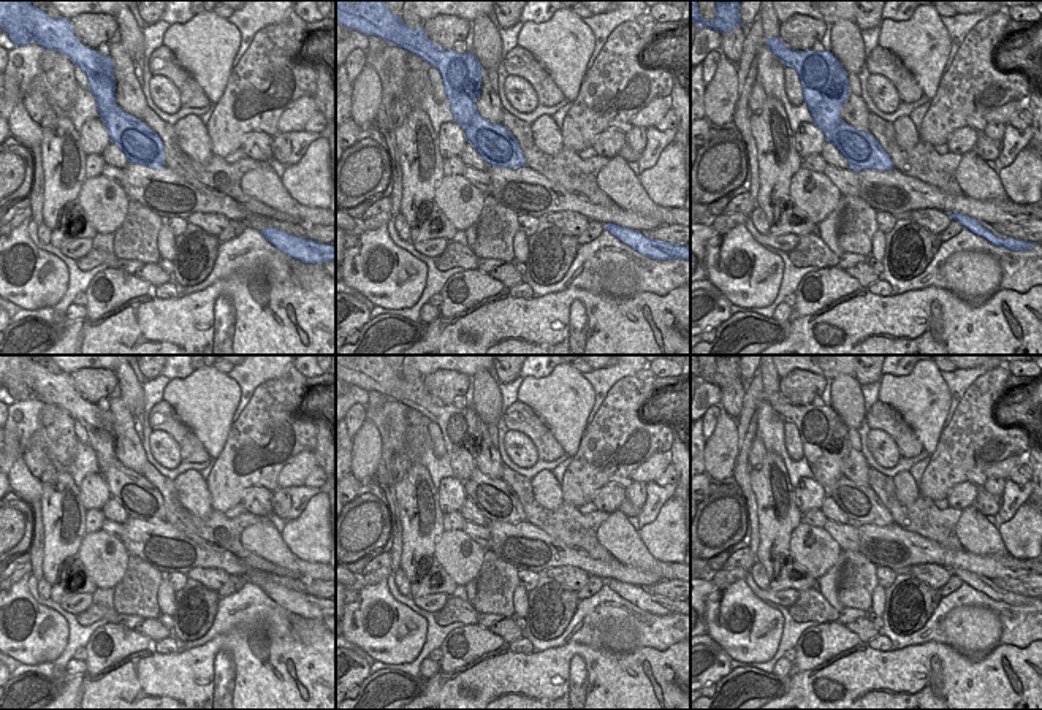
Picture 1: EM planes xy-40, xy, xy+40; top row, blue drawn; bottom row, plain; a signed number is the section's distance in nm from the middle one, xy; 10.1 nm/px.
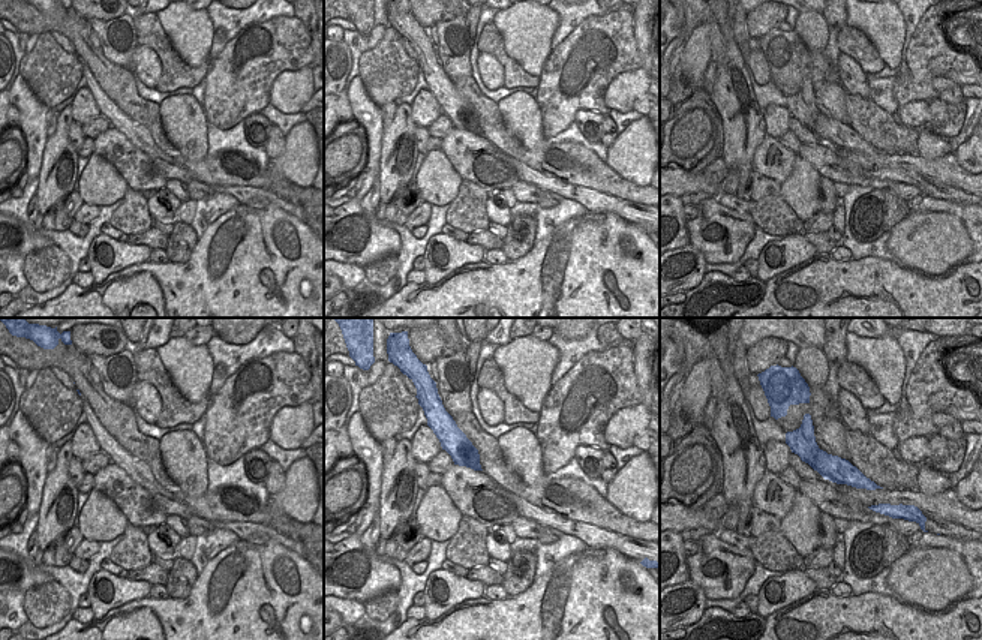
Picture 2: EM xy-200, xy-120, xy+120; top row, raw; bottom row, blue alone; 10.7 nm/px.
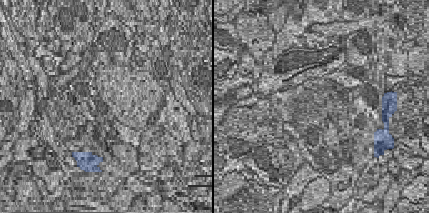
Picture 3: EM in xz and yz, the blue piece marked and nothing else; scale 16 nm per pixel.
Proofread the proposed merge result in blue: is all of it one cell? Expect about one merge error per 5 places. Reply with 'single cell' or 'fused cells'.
fused cells

